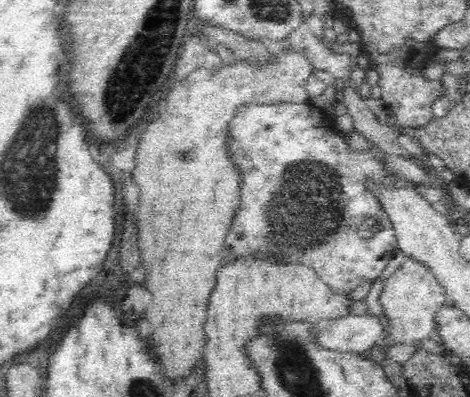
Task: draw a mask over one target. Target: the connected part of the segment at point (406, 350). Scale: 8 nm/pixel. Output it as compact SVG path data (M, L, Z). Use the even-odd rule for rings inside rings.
M408 257L384 282L379 302L383 305L385 316L389 319L383 345L388 347L387 356L392 356L404 364L416 351L415 344L428 339L436 327L434 316L448 301L445 286L439 284L436 275L419 259Z

